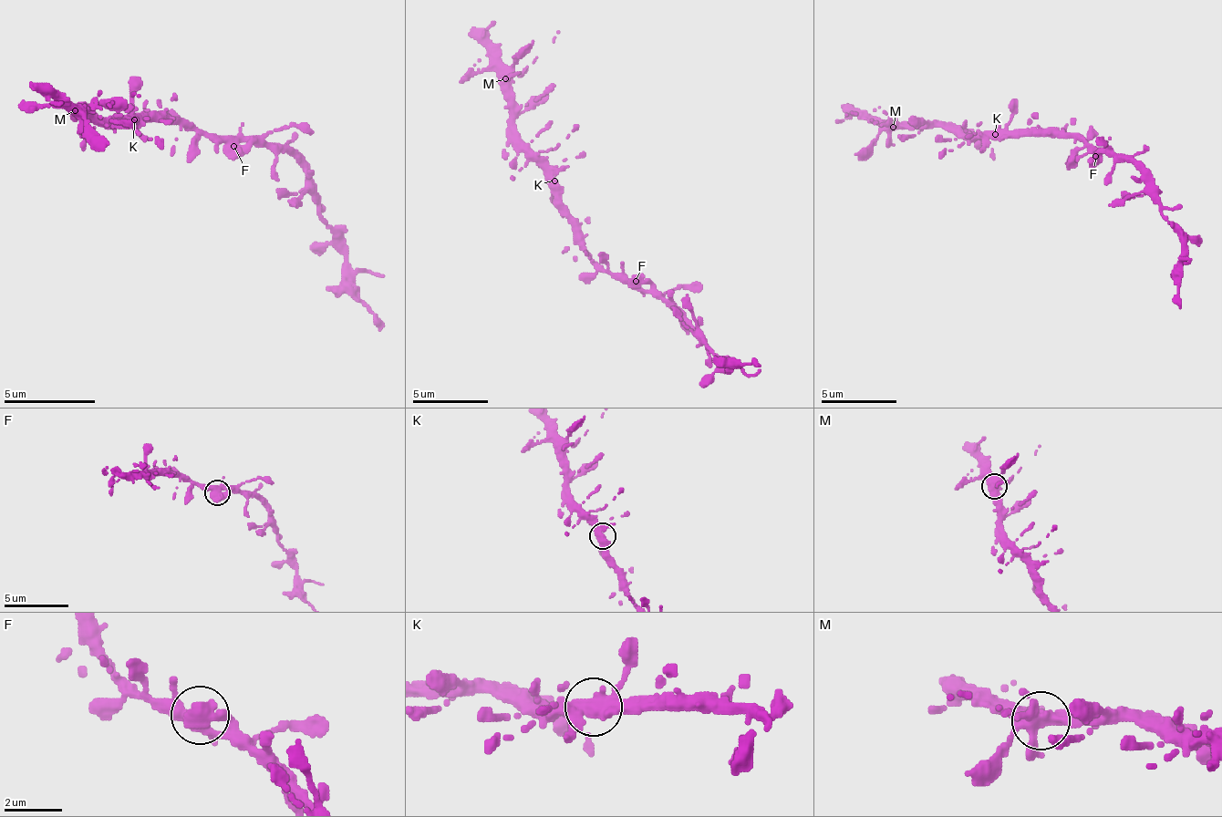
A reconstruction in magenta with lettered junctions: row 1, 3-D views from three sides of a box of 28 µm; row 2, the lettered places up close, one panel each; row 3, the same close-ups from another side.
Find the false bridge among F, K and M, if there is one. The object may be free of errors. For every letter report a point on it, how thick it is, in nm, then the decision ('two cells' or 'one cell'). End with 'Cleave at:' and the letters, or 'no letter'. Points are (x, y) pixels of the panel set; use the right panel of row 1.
F: at (1095, 156); 480 nm thick; one cell
K: at (995, 134); 400 nm thick; one cell
M: at (893, 127); 460 nm thick; one cell
Cleave at: no letter

